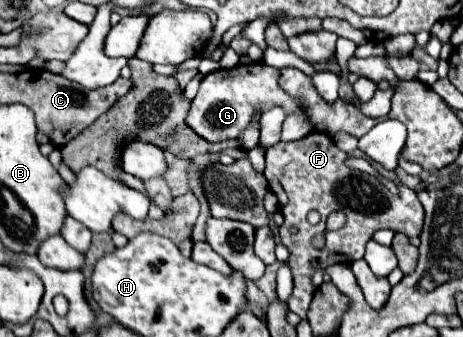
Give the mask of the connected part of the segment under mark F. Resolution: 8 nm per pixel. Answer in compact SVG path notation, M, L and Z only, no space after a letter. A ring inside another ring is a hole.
M311 133L299 141L277 143L267 149L265 157L265 177L271 191L277 195L281 213L285 217L285 223L279 229L281 243L291 251L289 267L293 271L295 287L289 299L289 309L301 319L307 319L307 309L313 297L309 267L311 259L317 259L323 269L333 263L351 263L365 255L367 241L379 229L389 229L407 237L419 237L423 231L425 211L417 199L417 193L397 183L399 193L393 195L377 177L349 169L345 165L345 153L325 133ZM311 209L317 209L321 213L321 221L317 225L311 225L307 221L307 213ZM331 211L343 211L347 215L347 223L339 231L329 231L325 227L327 215ZM291 227L297 227L295 235L291 235ZM319 233L323 233L327 239L323 249L317 249L311 243Z

